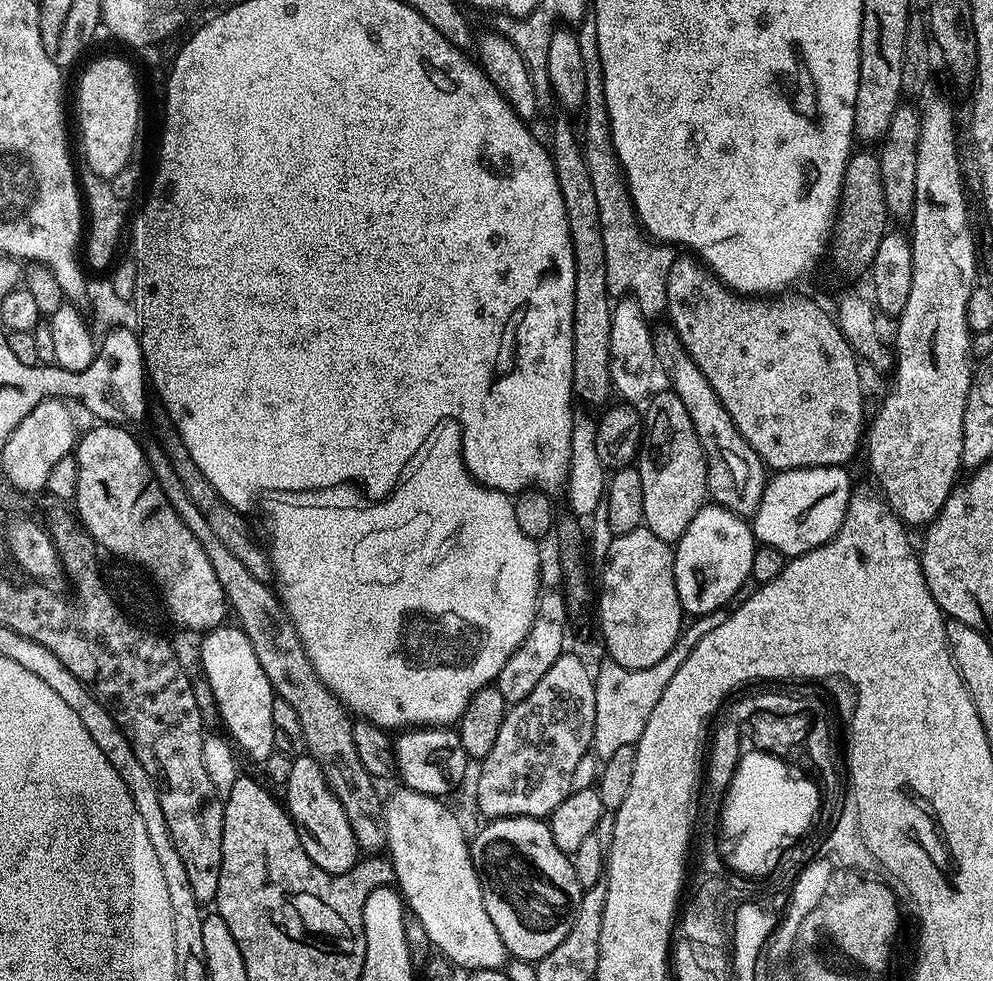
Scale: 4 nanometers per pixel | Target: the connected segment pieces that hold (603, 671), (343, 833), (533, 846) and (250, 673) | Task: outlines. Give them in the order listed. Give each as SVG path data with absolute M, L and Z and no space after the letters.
M723 611L712 612L709 616L697 616L691 621L692 625L685 627L680 636L674 642L670 654L662 658L662 662L654 662L654 666L646 666L646 670L630 670L626 666L618 666L611 662L604 662L600 670L596 670L594 679L596 693L594 694L594 738L591 751L600 757L601 761L610 758L622 746L634 746L642 738L642 730L646 730L646 722L650 722L650 713L654 706L658 706L658 698L662 698L662 690L674 674L678 674L678 666L686 662L690 650L710 630L722 626L725 613Z
M307 754L295 757L290 766L290 778L282 786L282 792L286 811L295 822L302 846L313 862L330 876L340 876L351 870L361 859L362 849L350 826L350 818L328 785L320 763Z
M504 816L500 819L489 819L485 824L488 825L486 825L476 837L473 835L470 840L472 861L476 867L478 882L482 886L484 909L486 910L486 914L490 914L492 927L498 930L498 934L504 943L504 951L509 957L518 960L538 961L546 954L550 954L550 950L554 950L554 946L558 946L558 942L562 942L562 938L566 938L566 934L570 934L570 926L574 922L576 912L580 909L582 887L578 882L578 877L575 873L569 853L558 850L558 846L554 846L554 834L550 834L547 823L545 823L543 819L535 816Z
M236 626L232 632L219 632L217 628L211 630L216 636L212 634L212 640L204 644L204 649L200 651L200 658L205 678L209 680L210 689L216 699L219 719L222 722L224 719L229 732L227 735L232 740L236 739L235 747L240 752L244 751L250 759L262 762L276 746L272 683L268 681L262 666L258 666L258 654L254 654L254 647L239 626Z

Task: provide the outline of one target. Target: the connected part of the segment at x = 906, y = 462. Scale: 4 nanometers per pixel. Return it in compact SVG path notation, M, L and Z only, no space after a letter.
M961 168L956 172L956 184L928 184L928 176L924 176L924 184L914 178L914 206L910 213L912 219L912 253L914 254L914 282L910 286L910 298L906 298L906 306L900 311L896 324L896 348L894 344L894 371L891 373L892 385L888 388L888 393L884 396L884 401L880 404L880 409L876 412L876 417L871 417L866 428L866 452L868 448L868 468L872 471L872 476L876 479L876 484L881 488L883 499L899 520L903 520L905 525L921 524L927 526L935 520L946 498L951 494L953 488L958 483L956 475L962 472L960 459L962 458L962 418L966 414L966 398L970 394L972 385L972 374L974 371L974 353L972 351L973 333L968 326L968 303L972 289L977 287L976 280L976 240L972 237L972 220L968 217L968 196L966 190L966 172Z

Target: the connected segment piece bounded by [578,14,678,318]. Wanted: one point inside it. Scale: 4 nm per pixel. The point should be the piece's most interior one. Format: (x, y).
(636, 267)

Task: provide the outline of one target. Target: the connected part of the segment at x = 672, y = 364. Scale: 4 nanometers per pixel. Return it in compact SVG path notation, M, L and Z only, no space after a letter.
M671 326L655 333L656 359L659 367L668 375L671 391L682 398L682 406L690 413L690 422L694 422L694 434L702 442L702 450L708 467L708 495L720 507L730 510L736 516L751 518L756 515L766 483L766 465L759 454L752 449L750 442L742 438L738 426L726 414L726 406L714 394L714 386L706 382L706 374L690 358Z

